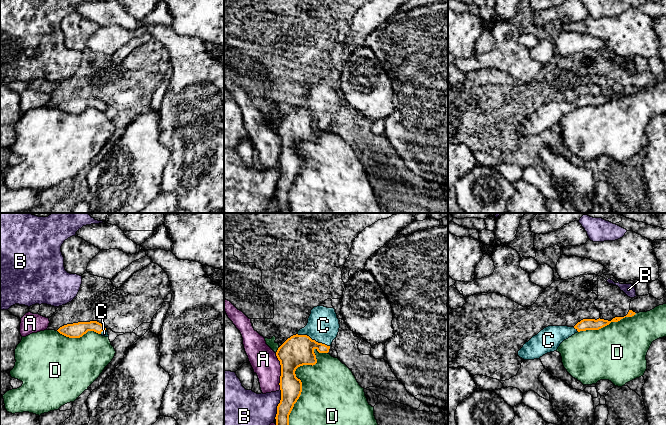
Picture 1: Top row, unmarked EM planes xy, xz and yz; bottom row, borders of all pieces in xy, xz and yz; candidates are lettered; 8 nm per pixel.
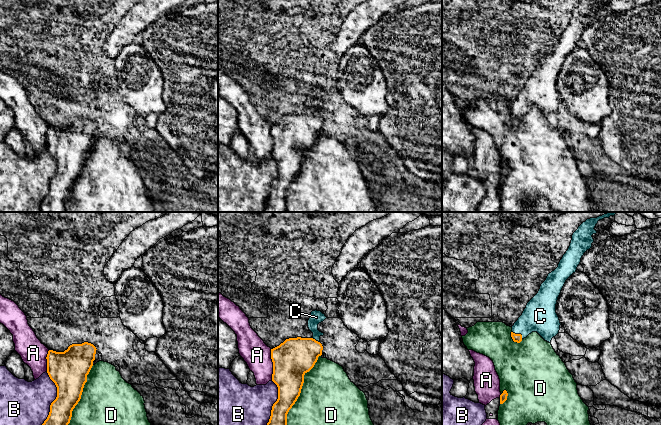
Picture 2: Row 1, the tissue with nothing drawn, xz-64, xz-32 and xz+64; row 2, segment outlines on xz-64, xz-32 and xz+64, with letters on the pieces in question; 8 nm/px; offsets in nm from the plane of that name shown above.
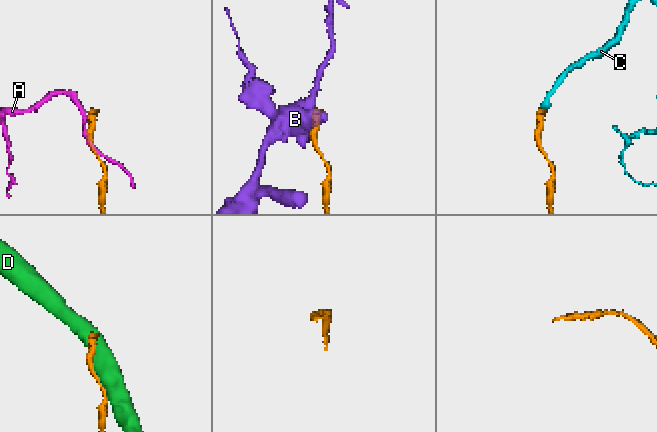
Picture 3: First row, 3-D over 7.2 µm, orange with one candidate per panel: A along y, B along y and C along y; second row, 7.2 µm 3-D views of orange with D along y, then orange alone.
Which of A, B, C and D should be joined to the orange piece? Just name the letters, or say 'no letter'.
C

